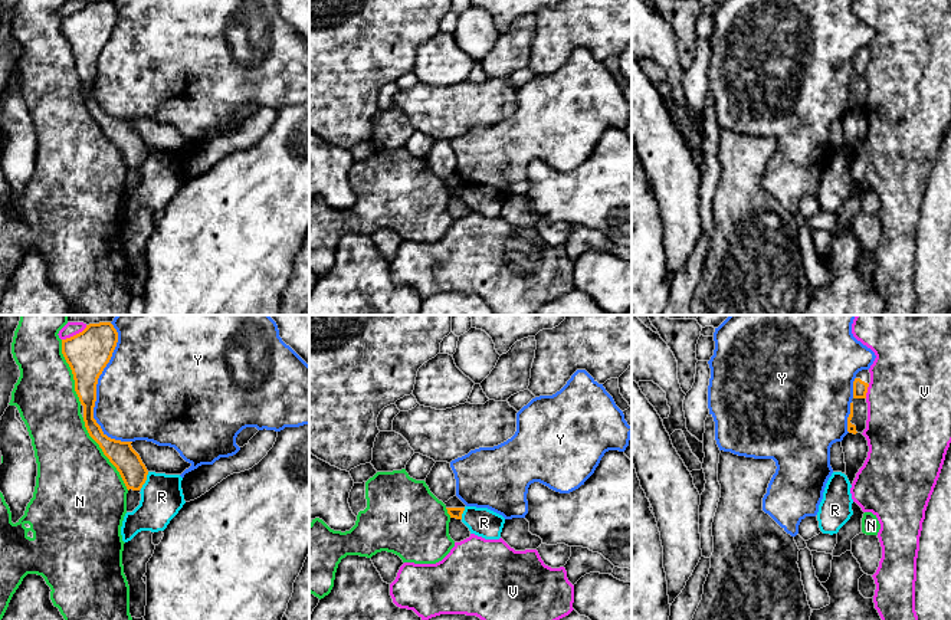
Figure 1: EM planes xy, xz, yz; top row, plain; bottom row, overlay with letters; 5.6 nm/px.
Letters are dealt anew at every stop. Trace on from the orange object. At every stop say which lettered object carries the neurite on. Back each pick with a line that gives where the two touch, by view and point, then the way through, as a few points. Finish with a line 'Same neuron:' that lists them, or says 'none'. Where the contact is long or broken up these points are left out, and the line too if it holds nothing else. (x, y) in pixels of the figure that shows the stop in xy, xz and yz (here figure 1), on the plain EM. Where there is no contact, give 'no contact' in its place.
Same neuron: none

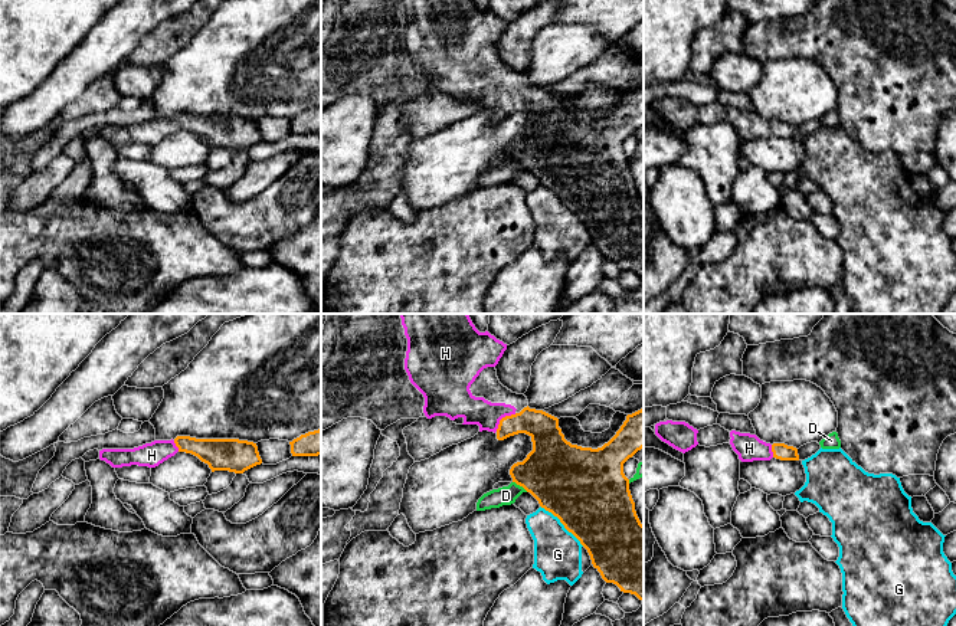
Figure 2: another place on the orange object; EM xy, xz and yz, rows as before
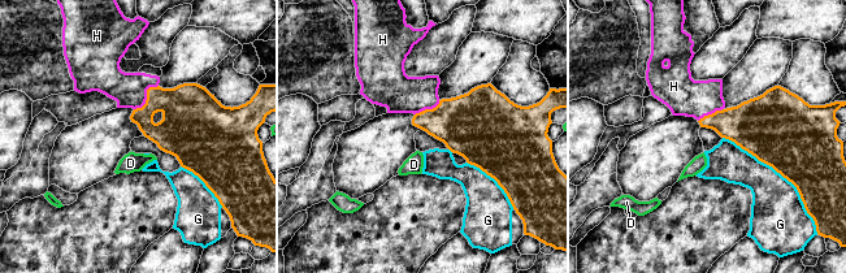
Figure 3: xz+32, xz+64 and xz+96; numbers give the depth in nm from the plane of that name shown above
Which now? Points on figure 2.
H: xz (503, 95) | across xz (543, 105), (503, 95), (488, 94), (461, 81)
Same neuron: H

